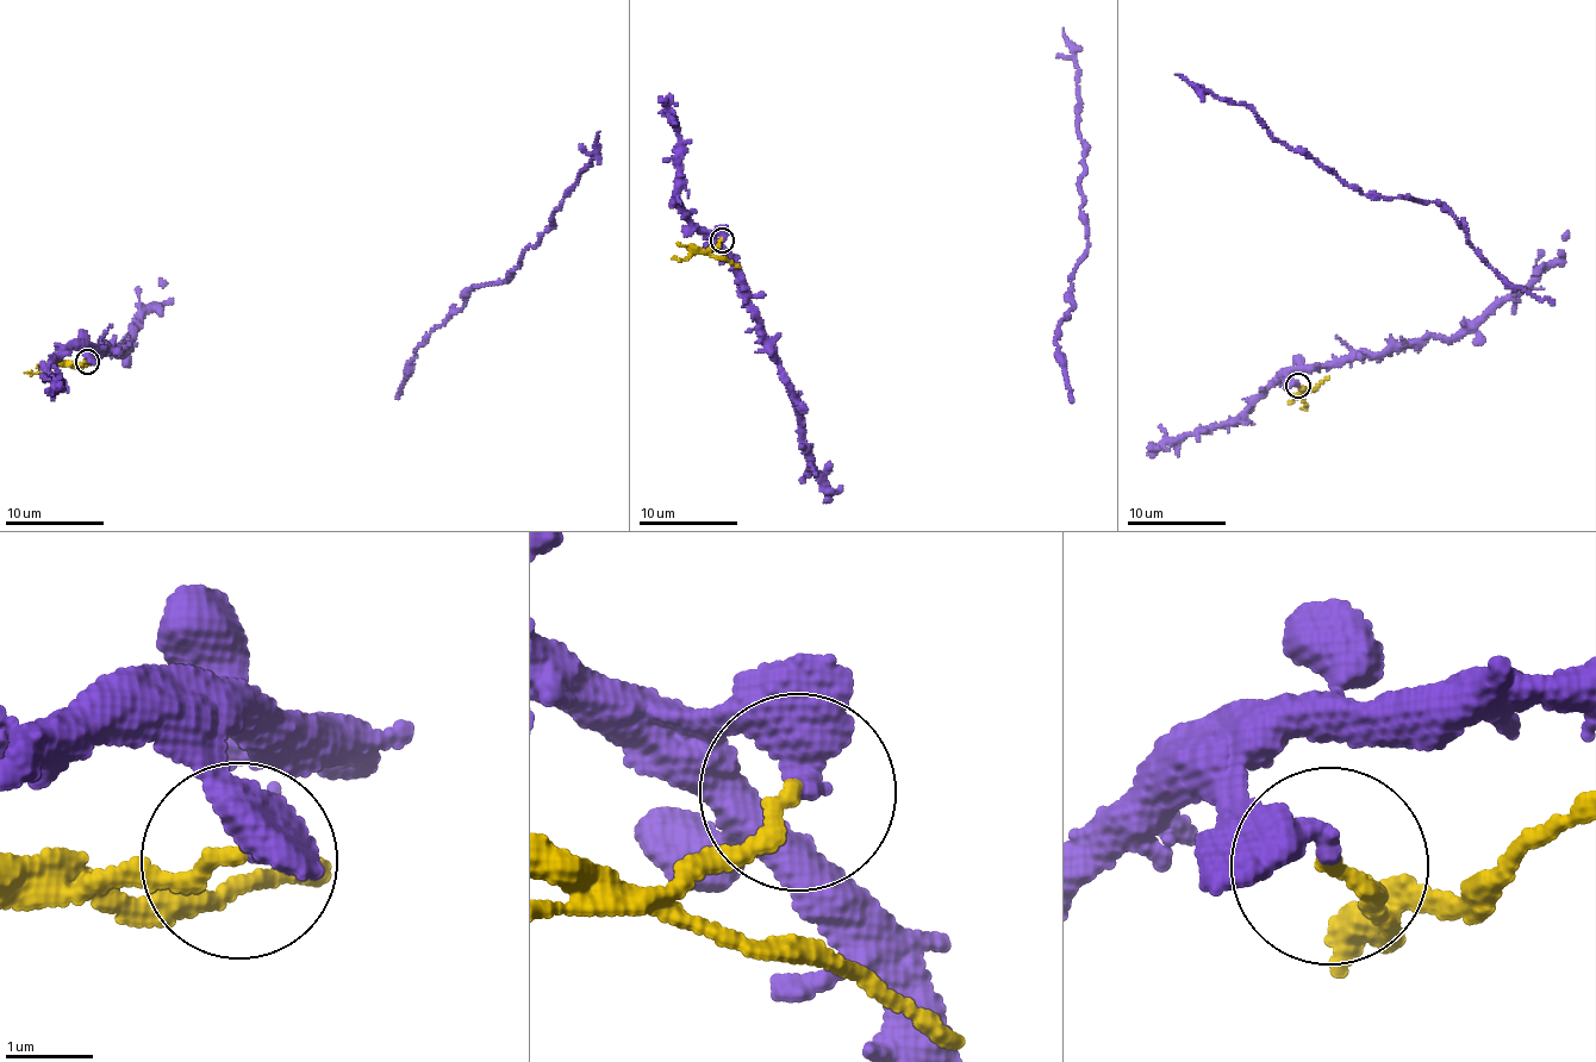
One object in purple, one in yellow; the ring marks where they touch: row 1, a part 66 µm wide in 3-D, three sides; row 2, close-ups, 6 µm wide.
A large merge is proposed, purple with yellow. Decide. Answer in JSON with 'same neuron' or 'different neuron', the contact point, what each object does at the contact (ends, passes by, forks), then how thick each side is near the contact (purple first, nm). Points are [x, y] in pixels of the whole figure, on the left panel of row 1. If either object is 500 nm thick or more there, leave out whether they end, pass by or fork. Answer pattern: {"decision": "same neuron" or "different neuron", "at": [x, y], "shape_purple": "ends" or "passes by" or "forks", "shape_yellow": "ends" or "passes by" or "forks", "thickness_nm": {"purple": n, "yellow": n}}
{"decision": "different neuron", "at": [87, 361], "shape_purple": "ends", "shape_yellow": "ends", "thickness_nm": {"purple": 400, "yellow": 170}}

